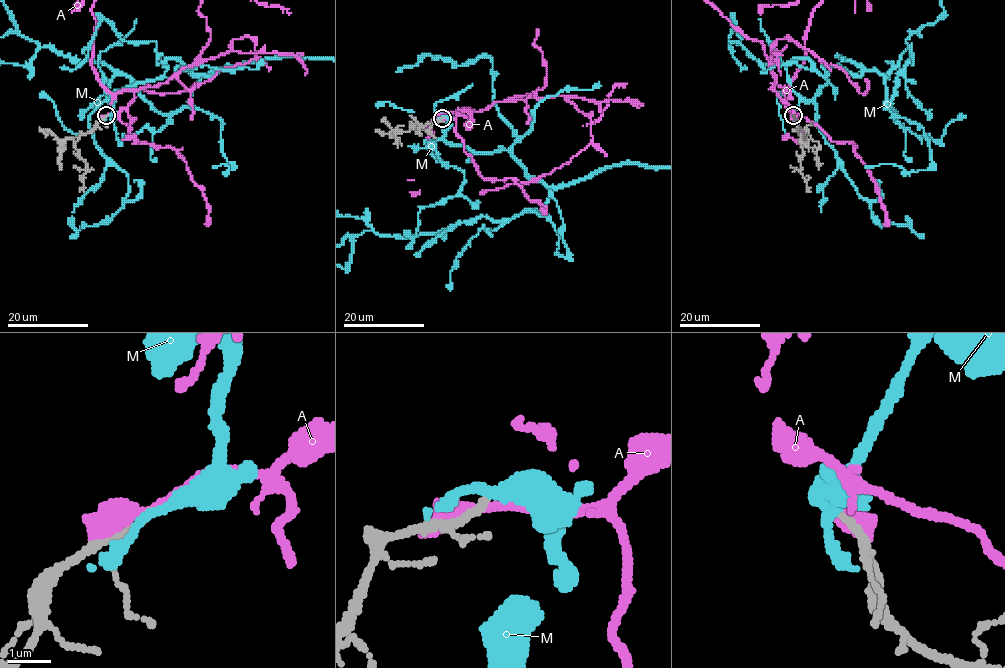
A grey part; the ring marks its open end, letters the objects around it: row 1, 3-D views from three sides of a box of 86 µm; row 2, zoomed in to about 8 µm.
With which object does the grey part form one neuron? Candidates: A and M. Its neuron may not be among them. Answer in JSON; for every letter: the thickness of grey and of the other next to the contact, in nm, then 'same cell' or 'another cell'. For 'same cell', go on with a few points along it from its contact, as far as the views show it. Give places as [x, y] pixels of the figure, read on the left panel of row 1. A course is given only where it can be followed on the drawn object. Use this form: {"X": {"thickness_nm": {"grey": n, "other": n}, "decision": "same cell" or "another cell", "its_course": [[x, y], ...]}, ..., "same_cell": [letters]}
{"A": {"thickness_nm": {"grey": 200, "other": 650}, "decision": "another cell"}, "M": {"thickness_nm": {"grey": 190, "other": 260}, "decision": "another cell"}, "same_cell": []}

